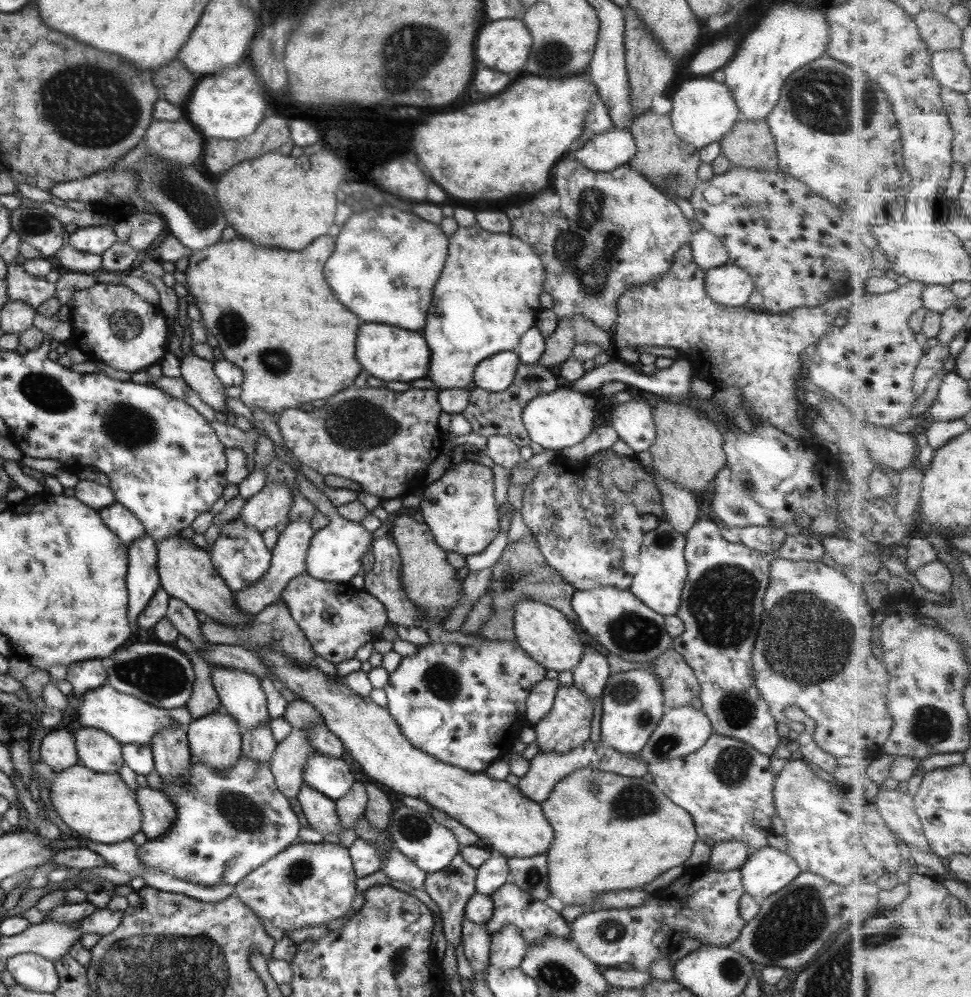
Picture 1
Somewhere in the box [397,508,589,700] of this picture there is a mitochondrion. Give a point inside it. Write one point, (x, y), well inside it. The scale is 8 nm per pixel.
(508, 580)

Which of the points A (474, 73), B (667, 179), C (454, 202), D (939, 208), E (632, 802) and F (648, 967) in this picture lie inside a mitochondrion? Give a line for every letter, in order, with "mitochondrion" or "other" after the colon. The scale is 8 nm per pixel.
A: other
B: mitochondrion
C: other
D: other
E: mitochondrion
F: other

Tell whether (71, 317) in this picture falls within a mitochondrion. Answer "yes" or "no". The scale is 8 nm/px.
no

